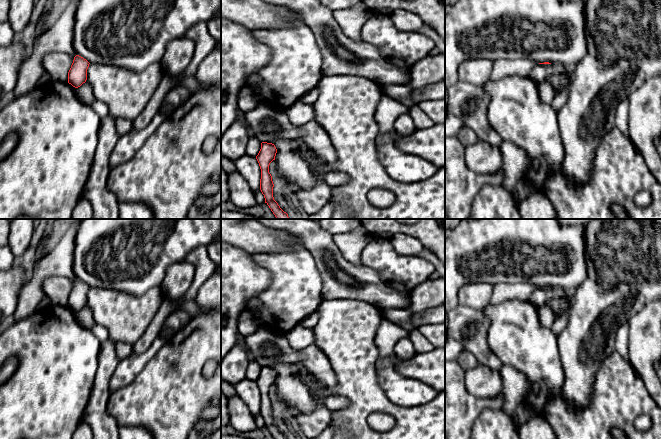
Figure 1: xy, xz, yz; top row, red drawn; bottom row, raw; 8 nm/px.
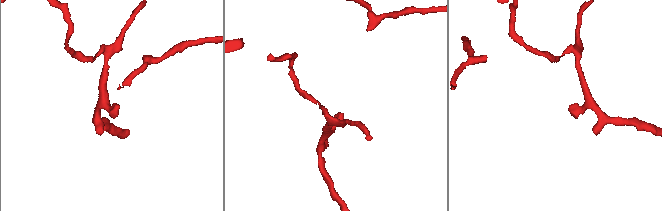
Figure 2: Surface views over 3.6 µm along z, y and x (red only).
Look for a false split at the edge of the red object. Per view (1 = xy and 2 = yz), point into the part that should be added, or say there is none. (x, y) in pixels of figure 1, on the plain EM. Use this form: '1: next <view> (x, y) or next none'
1: next none
2: next none

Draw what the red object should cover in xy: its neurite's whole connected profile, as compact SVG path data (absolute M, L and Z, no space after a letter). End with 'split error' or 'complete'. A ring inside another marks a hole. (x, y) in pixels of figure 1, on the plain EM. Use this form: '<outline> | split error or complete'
M76 279L68 296L68 307L75 312L78 312L85 307L89 288L90 287L86 283Z | complete

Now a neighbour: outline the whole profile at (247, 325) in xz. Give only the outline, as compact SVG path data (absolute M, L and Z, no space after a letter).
M245 310L243 313L241 313L238 321L238 332L243 337L253 334L257 328L258 325L255 321L253 313L248 310Z

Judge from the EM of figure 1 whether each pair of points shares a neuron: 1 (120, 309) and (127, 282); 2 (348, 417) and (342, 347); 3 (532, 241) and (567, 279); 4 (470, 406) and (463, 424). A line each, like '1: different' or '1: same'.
1: different
2: same
3: same
4: same

